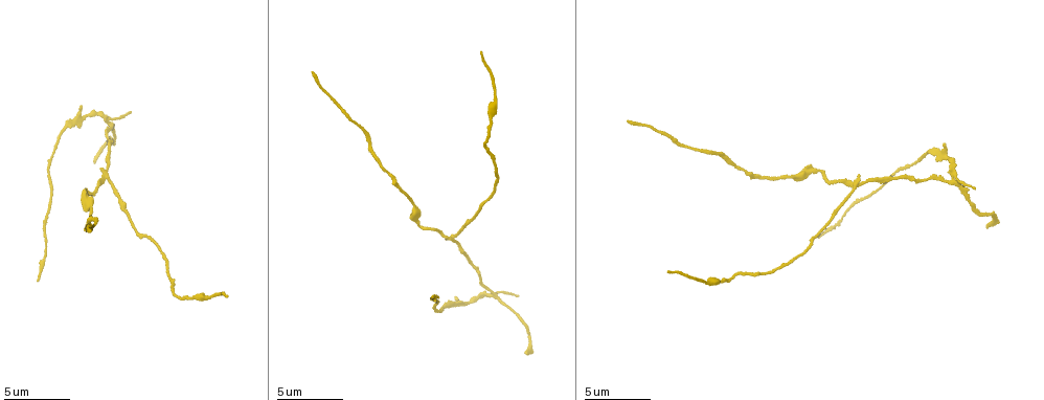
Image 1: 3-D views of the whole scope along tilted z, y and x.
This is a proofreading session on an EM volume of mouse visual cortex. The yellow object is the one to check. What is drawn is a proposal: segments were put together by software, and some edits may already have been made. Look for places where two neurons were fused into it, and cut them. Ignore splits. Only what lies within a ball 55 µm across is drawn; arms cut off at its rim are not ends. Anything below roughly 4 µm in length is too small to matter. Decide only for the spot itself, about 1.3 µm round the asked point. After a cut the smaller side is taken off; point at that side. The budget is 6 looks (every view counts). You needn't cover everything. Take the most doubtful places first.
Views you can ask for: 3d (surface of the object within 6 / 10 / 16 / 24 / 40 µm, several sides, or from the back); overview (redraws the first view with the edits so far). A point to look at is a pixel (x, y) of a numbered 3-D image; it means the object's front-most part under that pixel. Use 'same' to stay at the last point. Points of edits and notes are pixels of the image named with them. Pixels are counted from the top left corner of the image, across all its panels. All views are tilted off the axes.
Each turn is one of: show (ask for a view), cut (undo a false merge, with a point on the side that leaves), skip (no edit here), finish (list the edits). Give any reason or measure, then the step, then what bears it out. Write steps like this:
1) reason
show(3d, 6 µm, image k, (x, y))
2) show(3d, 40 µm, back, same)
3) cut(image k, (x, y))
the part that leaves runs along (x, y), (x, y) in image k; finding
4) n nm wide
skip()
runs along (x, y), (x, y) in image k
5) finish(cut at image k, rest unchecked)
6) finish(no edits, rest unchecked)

four-way junction
show(3d, 10 µm, image 1, (112, 124))

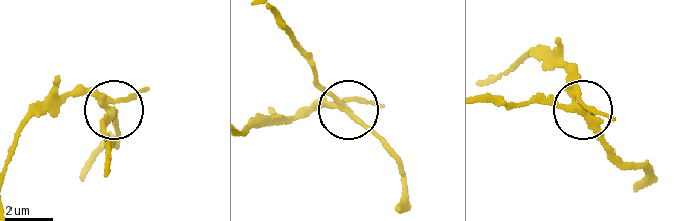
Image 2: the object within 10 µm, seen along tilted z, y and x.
4 arms
cut(image 2, (139, 93))
a second neuron is stuck on

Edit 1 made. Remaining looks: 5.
redraw
show(overview)

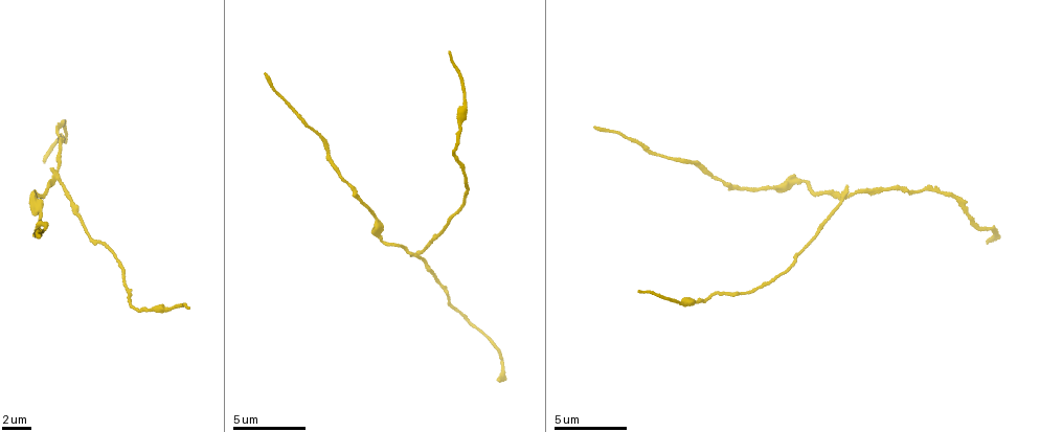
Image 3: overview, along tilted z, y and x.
branch point
show(3d, 10 µm, image 3, (420, 252))

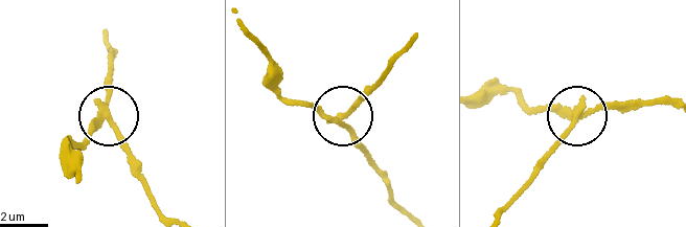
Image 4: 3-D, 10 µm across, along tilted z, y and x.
side arm 21 µm
cut(image 4, (122, 142))
the part that leaves runs along (105, 117), (164, 213) in image 4; a second neuron is stuck on

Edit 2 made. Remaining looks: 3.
narrows sharply
show(3d, 10 µm, image 3, (714, 177))

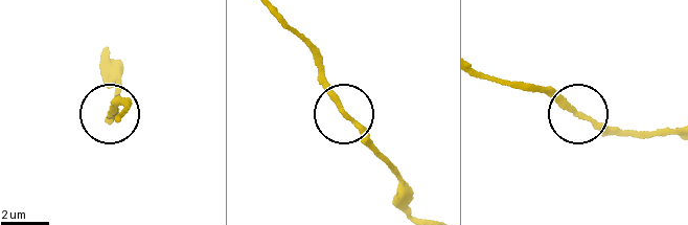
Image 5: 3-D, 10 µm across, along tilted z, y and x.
show(3d, 10 µm, back, image 5, (581, 115))

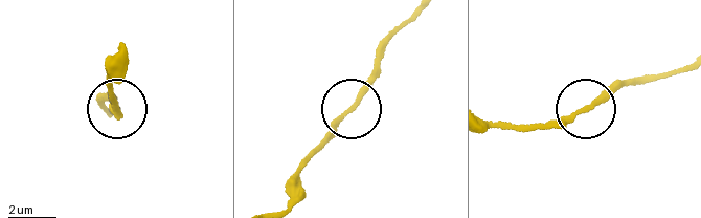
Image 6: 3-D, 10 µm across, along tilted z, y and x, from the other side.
skip()
runs along (492, 126), (564, 121), (630, 78) in image 6; continuous, no second neuron

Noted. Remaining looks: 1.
finish(cut at image 2, cut at image 4, rest unchecked)

